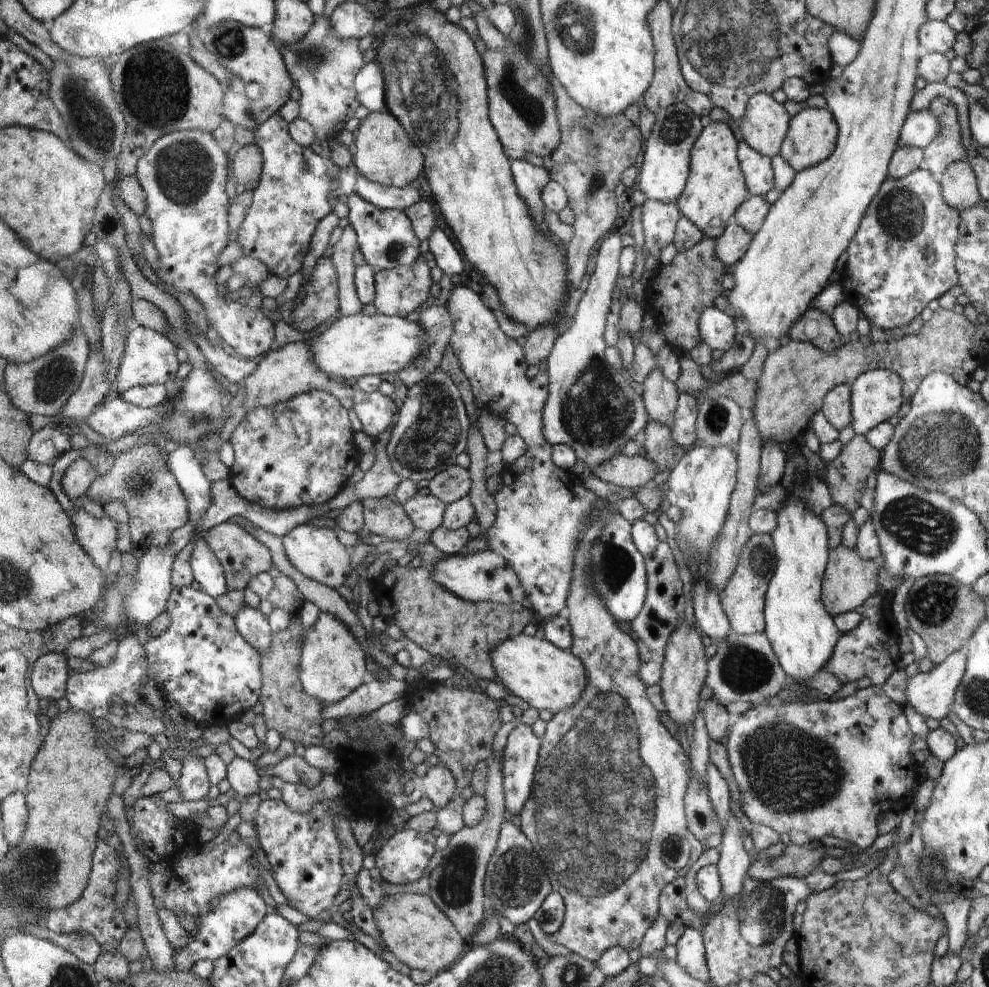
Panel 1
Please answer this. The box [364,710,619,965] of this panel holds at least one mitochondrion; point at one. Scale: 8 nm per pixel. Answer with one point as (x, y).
(518, 878)

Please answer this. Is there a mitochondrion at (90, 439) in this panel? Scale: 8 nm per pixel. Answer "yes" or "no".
no

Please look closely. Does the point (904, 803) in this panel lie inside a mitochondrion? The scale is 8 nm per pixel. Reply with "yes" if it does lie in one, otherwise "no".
no

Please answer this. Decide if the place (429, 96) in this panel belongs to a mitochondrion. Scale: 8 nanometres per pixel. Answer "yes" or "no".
yes

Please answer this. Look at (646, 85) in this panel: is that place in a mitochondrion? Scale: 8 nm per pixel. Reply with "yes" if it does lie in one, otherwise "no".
no

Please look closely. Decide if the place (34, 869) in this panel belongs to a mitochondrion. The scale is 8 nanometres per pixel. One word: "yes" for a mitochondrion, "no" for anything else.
yes

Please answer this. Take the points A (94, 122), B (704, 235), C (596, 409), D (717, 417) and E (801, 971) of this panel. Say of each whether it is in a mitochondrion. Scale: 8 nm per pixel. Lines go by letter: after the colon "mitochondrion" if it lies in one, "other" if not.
A: mitochondrion
B: other
C: mitochondrion
D: mitochondrion
E: other

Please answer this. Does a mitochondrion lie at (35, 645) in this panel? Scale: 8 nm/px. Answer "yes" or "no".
no

